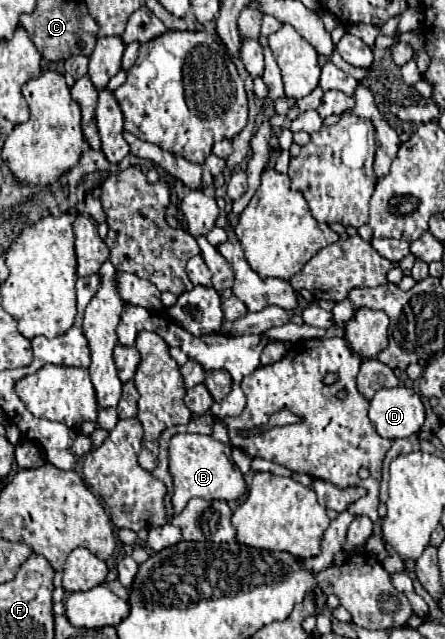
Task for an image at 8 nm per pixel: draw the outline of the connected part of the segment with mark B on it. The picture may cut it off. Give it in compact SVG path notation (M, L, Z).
M175 434L169 442L169 472L173 476L173 512L179 514L191 498L237 500L245 492L245 480L231 458L231 446L205 434Z

